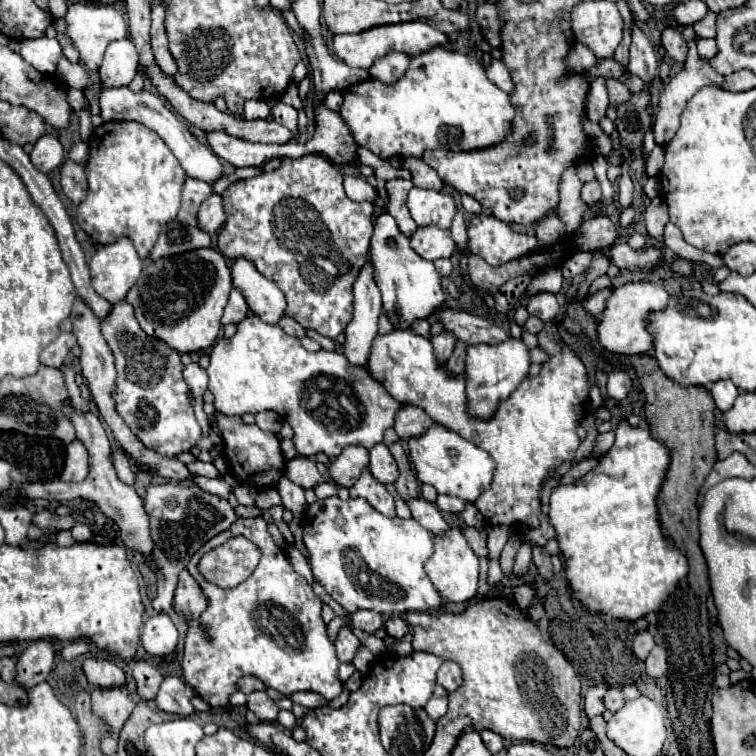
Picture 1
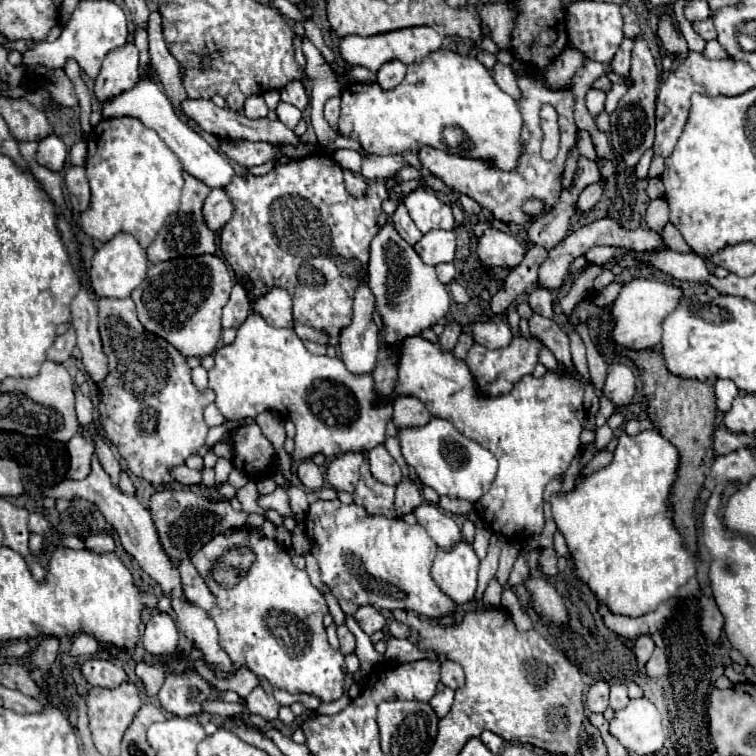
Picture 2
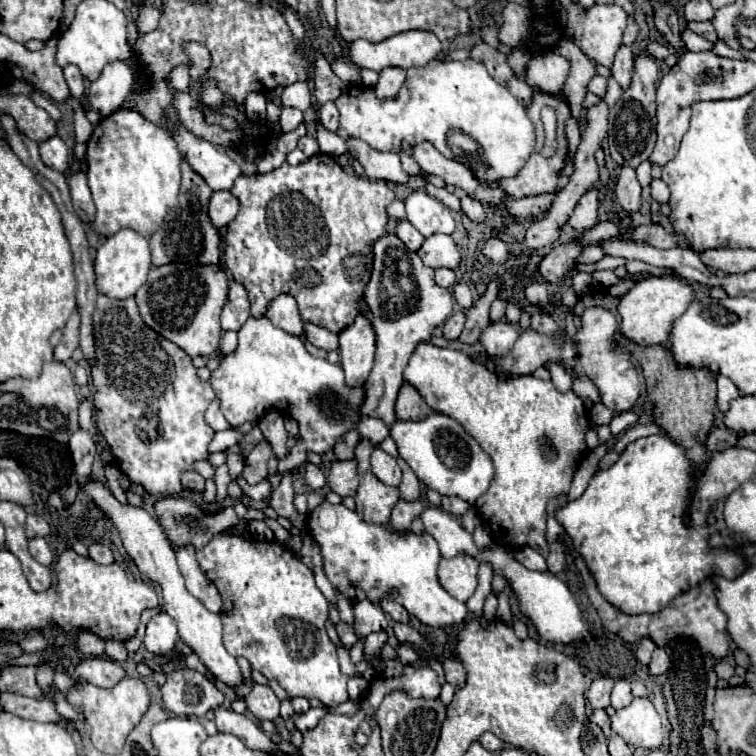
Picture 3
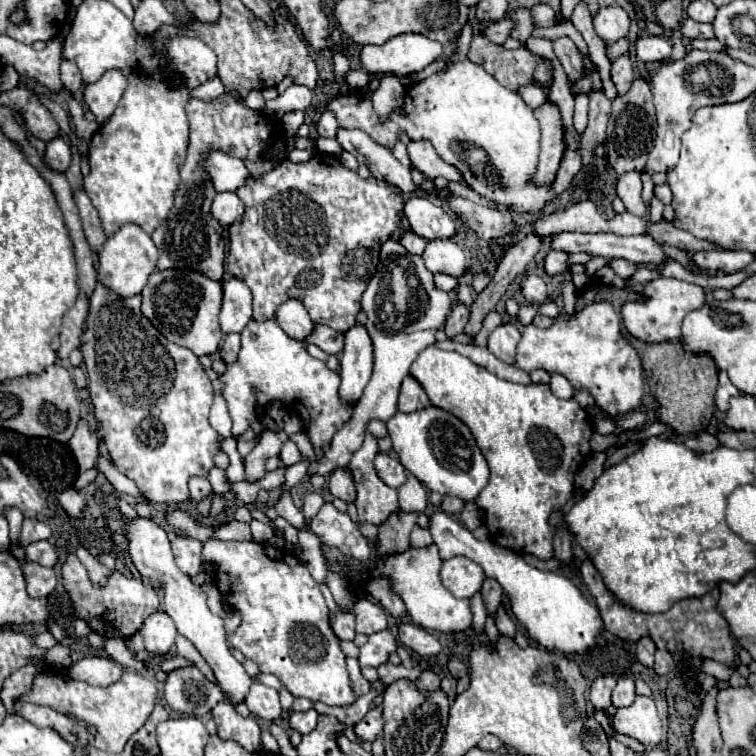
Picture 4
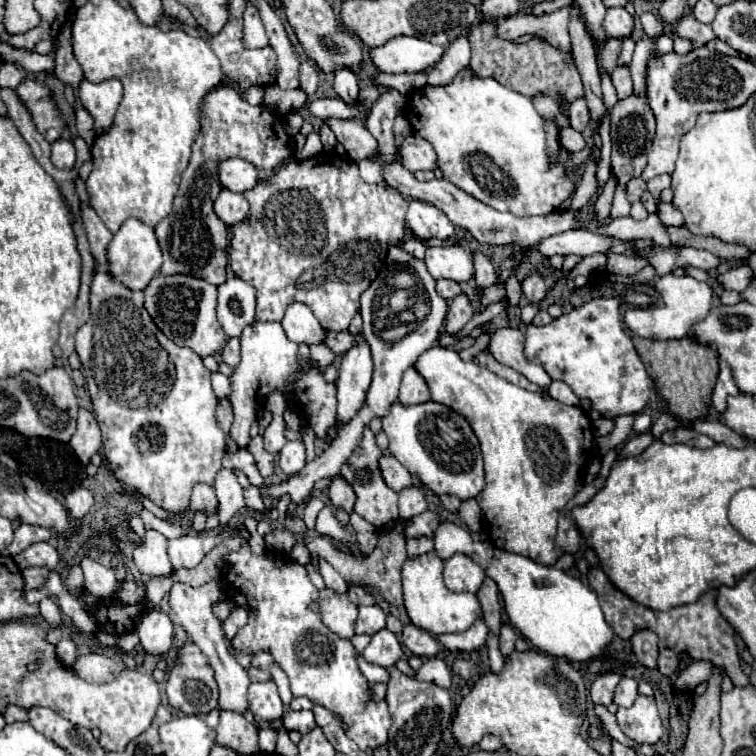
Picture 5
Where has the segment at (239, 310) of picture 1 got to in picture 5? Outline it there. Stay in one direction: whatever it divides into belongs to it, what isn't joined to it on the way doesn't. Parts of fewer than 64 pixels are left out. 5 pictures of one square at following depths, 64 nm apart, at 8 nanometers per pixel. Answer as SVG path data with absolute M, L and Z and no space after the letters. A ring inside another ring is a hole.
M228 278L218 286L218 320L228 338L240 336L256 318L256 288L240 278Z

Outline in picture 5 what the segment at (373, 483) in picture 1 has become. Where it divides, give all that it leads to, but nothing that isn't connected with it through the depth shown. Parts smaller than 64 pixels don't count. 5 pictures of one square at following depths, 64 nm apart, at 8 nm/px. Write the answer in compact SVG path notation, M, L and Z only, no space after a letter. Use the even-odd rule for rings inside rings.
M366 426L364 428L364 434L362 434L362 440L360 444L356 446L356 450L352 452L352 456L346 460L346 464L340 468L340 474L356 492L356 508L354 512L360 514L366 522L370 522L374 528L382 530L386 528L390 522L398 520L398 494L392 492L384 478L382 478L382 472L380 472L380 466L378 466L378 460L380 460L382 452L380 448L376 446L374 442L374 434L372 430Z

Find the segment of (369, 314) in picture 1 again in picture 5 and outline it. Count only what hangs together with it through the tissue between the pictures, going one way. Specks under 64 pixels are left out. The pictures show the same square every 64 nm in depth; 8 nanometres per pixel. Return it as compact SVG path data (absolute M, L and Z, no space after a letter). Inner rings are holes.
M356 336L356 346L350 348L340 360L338 388L338 416L336 426L328 428L326 444L338 436L338 428L348 424L364 406L366 394L372 382L372 356L362 336Z

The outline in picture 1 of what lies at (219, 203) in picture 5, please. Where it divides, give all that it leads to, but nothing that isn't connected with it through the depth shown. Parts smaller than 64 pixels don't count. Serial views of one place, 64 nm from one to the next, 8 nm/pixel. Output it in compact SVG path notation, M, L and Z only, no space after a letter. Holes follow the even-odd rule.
M212 192L200 206L198 212L198 220L200 220L200 228L204 228L204 232L214 234L222 228L222 224L226 222L226 206L220 194Z

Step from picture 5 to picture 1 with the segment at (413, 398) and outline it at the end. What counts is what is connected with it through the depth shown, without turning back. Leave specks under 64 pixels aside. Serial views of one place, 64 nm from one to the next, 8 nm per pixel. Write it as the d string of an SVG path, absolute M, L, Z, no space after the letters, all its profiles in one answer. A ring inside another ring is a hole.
M402 404L394 418L394 430L402 440L406 440L408 436L420 436L420 432L424 432L424 428L428 428L432 422L434 420L422 408Z

